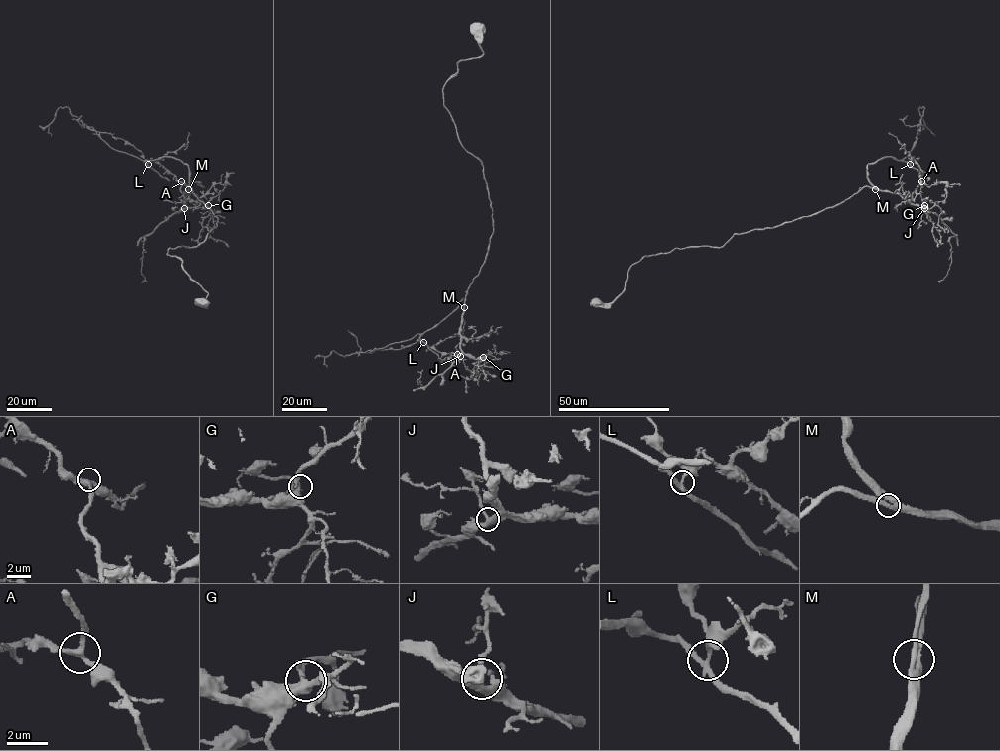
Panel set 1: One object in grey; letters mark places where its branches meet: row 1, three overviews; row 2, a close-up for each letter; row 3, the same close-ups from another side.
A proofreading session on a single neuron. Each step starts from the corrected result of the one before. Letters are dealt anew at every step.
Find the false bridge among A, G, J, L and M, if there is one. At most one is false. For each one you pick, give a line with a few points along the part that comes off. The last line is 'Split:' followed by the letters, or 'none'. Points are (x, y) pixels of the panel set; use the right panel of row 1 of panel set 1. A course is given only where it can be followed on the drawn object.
Split: none

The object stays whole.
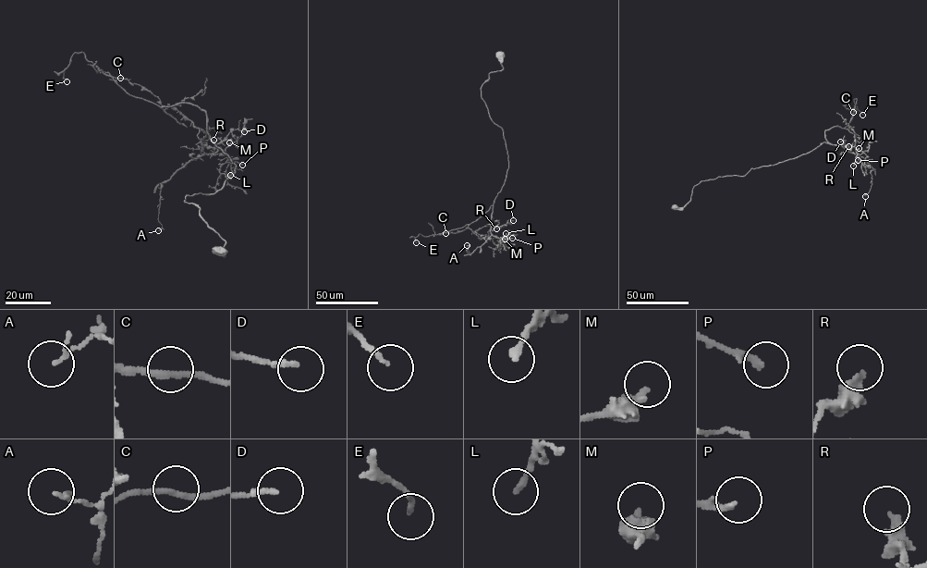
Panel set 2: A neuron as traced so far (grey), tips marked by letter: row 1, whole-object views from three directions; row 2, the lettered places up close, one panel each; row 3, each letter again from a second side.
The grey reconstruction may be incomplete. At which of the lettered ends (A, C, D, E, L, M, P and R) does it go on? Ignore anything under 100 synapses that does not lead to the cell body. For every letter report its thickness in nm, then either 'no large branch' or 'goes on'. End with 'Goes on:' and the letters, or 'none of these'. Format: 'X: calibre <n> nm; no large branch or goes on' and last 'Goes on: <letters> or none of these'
A: calibre 130 nm; no large branch
C: calibre 200 nm; no large branch
D: calibre 180 nm; no large branch
E: calibre 130 nm; no large branch
L: calibre 200 nm; no large branch
M: calibre 400 nm; no large branch
P: calibre 200 nm; no large branch
R: calibre 320 nm; no large branch
Goes on: none of these

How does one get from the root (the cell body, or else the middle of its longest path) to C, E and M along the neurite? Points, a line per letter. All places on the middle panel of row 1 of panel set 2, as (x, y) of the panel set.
C: (501, 55), (503, 68), (490, 73), (481, 92), (503, 131), (506, 178), (493, 208), (470, 228), (445, 233)
E: (501, 55), (503, 68), (490, 73), (481, 92), (503, 131), (504, 184), (474, 221), (420, 234), (416, 242)
M: (501, 55), (503, 68), (490, 73), (481, 92), (508, 155), (490, 224), (491, 233), (505, 239)

